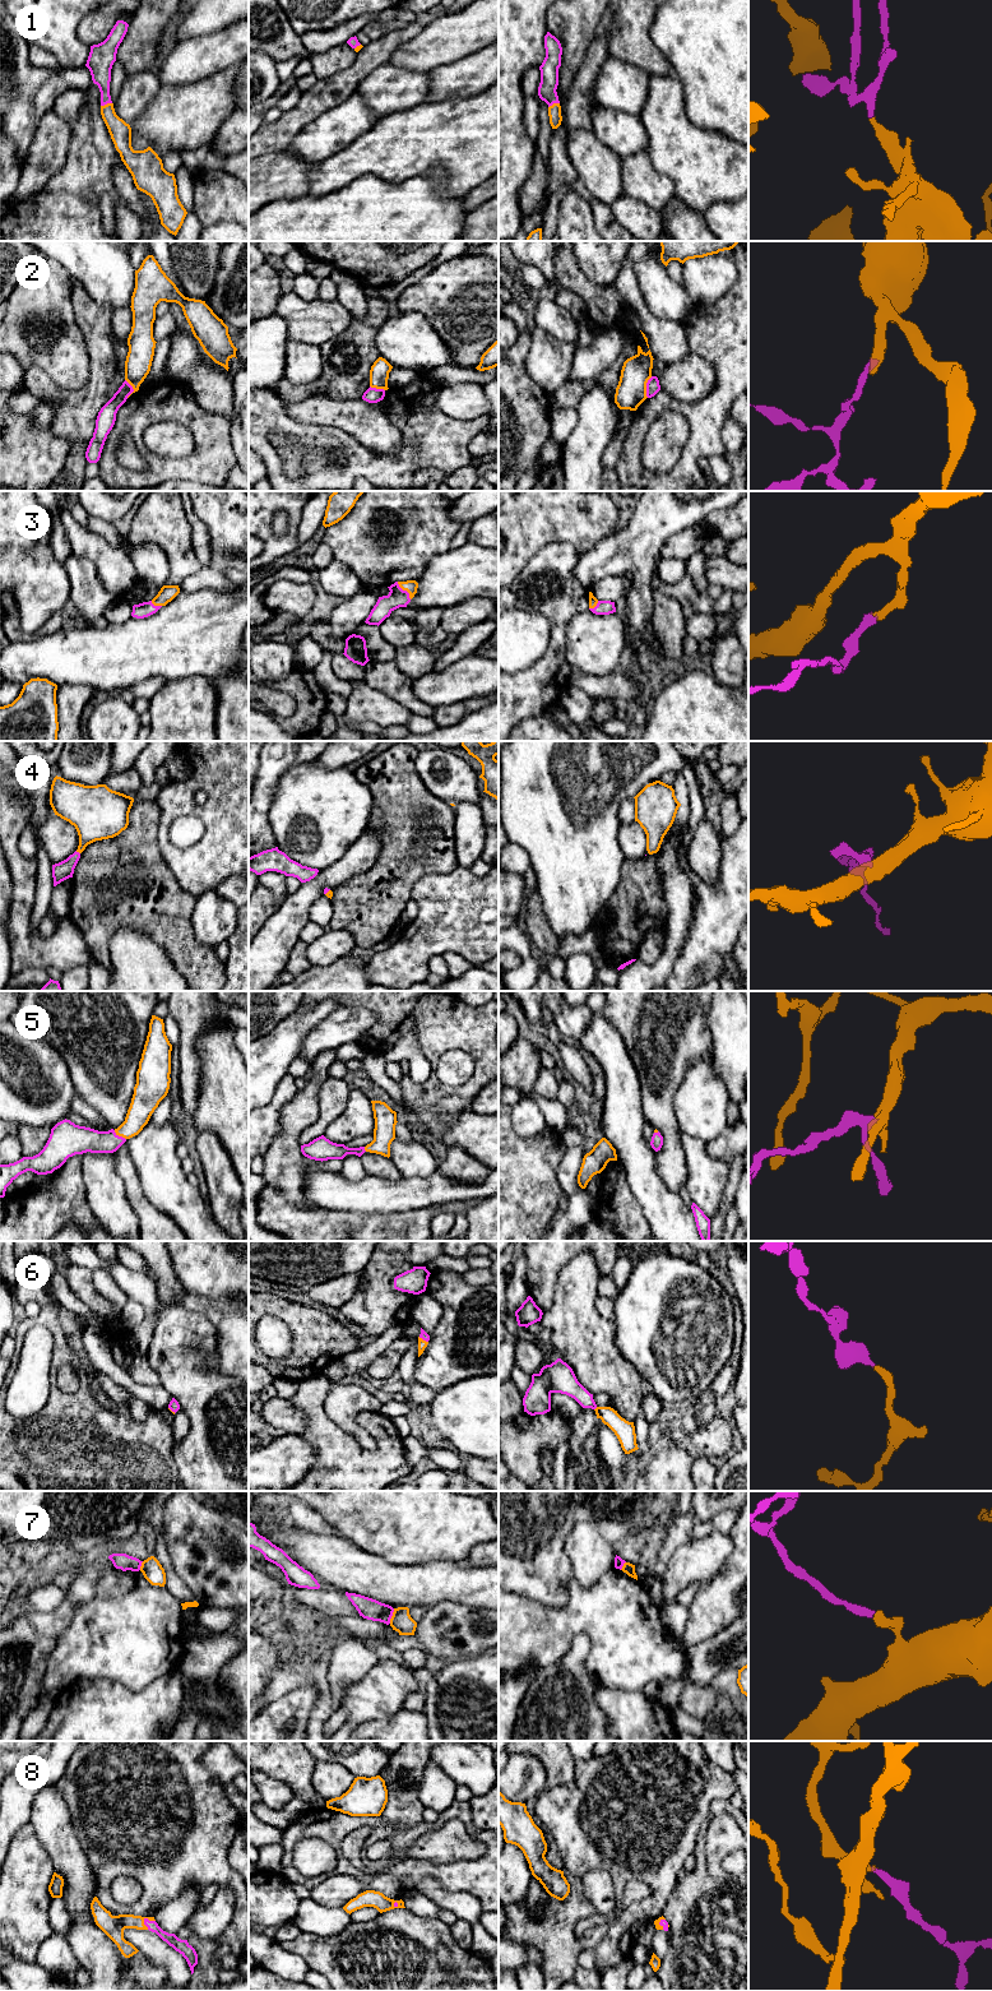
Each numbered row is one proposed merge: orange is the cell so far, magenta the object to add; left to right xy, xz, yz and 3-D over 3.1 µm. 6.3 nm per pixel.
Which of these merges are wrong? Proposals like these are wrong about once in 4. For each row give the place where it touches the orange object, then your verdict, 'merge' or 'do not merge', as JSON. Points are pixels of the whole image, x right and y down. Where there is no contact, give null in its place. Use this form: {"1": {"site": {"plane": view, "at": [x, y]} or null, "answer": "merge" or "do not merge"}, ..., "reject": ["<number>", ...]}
{"1": {"site": {"plane": "xy", "at": [107, 103]}, "answer": "merge"}, "2": {"site": {"plane": "yz", "at": [645, 387]}, "answer": "do not merge"}, "3": {"site": {"plane": "xz", "at": [404, 589]}, "answer": "merge"}, "4": {"site": {"plane": "xy", "at": [78, 851]}, "answer": "merge"}, "5": {"site": {"plane": "xy", "at": [120, 1135]}, "answer": "merge"}, "6": {"site": {"plane": "yz", "at": [596, 1408]}, "answer": "merge"}, "7": {"site": {"plane": "xz", "at": [392, 1616]}, "answer": "do not merge"}, "8": {"site": {"plane": "xy", "at": [147, 1917]}, "answer": "merge"}, "reject": ["2", "7"]}

